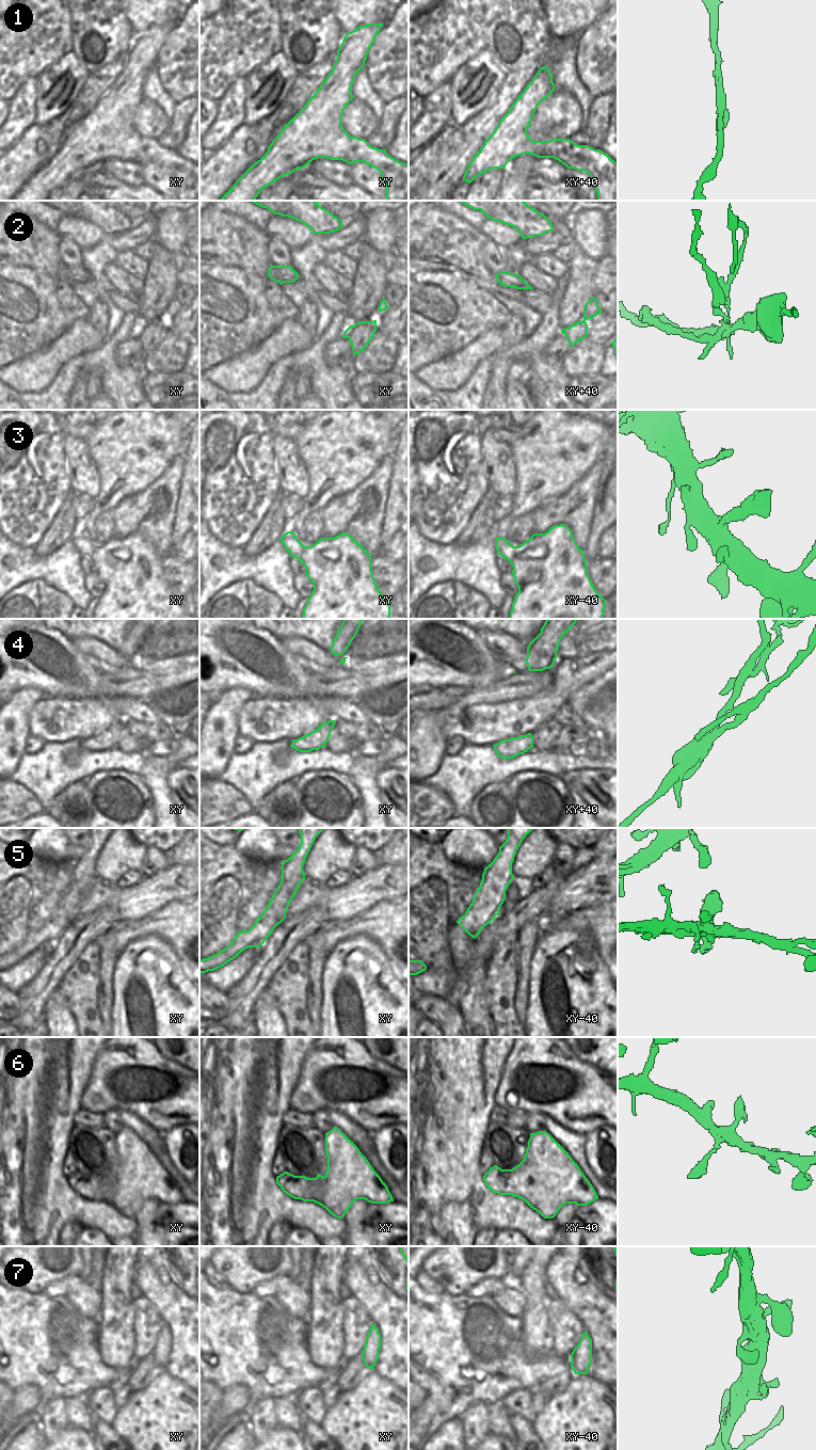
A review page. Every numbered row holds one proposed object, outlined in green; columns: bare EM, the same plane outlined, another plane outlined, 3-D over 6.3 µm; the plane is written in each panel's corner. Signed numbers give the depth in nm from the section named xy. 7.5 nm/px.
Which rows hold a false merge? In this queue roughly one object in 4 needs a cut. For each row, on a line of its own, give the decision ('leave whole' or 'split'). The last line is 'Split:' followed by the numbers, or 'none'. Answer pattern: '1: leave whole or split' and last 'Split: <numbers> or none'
1: leave whole
2: split
3: leave whole
4: split
5: leave whole
6: leave whole
7: leave whole
Split: 2, 4

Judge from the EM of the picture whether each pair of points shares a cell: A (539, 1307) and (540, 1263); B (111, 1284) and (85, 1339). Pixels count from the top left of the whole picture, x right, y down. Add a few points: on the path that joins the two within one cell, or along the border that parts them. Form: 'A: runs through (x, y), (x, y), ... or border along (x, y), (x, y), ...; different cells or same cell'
A: runs through (537, 1296), (537, 1274); same cell
B: border along (98, 1317), (96, 1343); different cells

